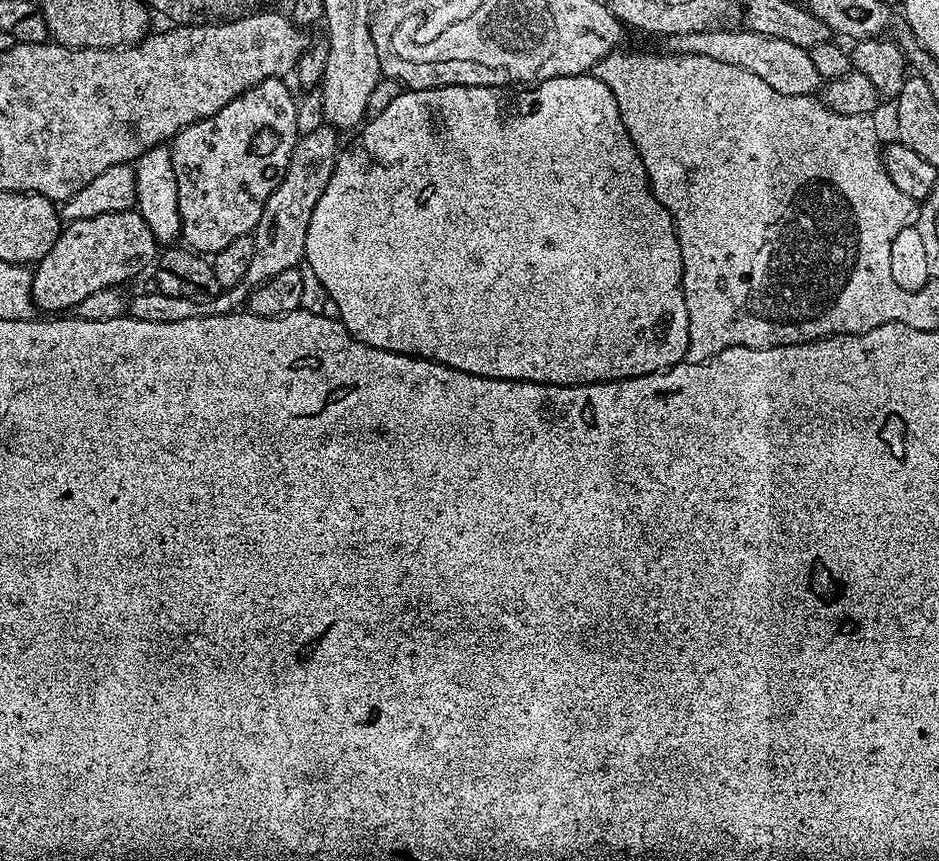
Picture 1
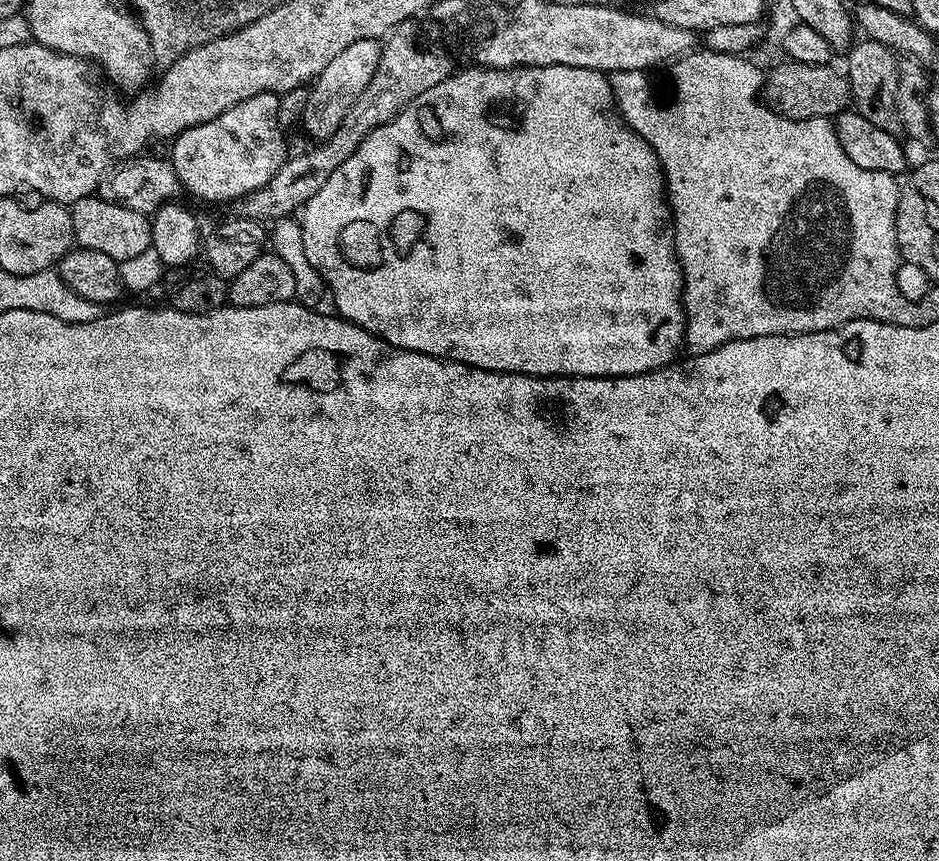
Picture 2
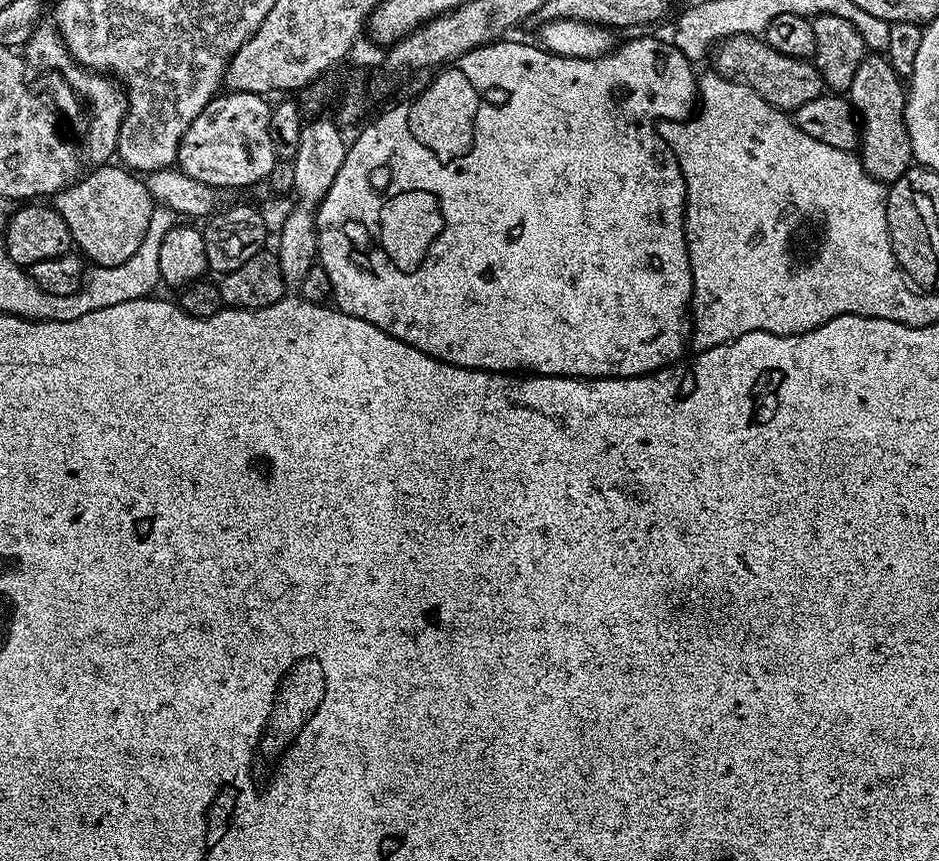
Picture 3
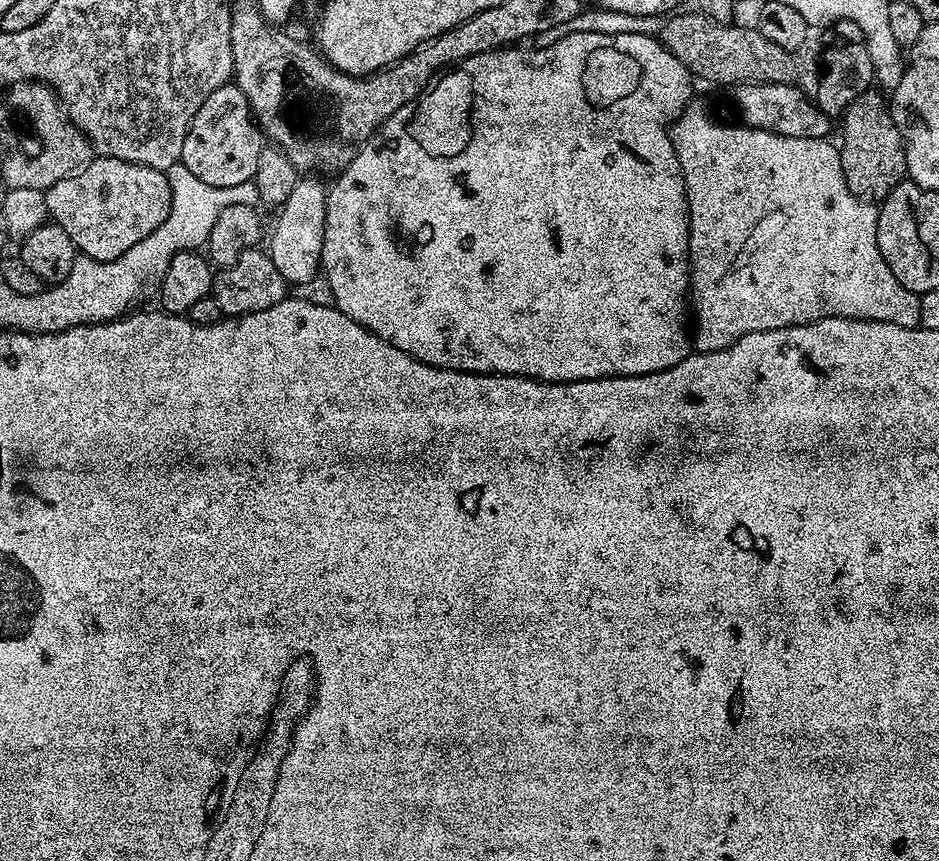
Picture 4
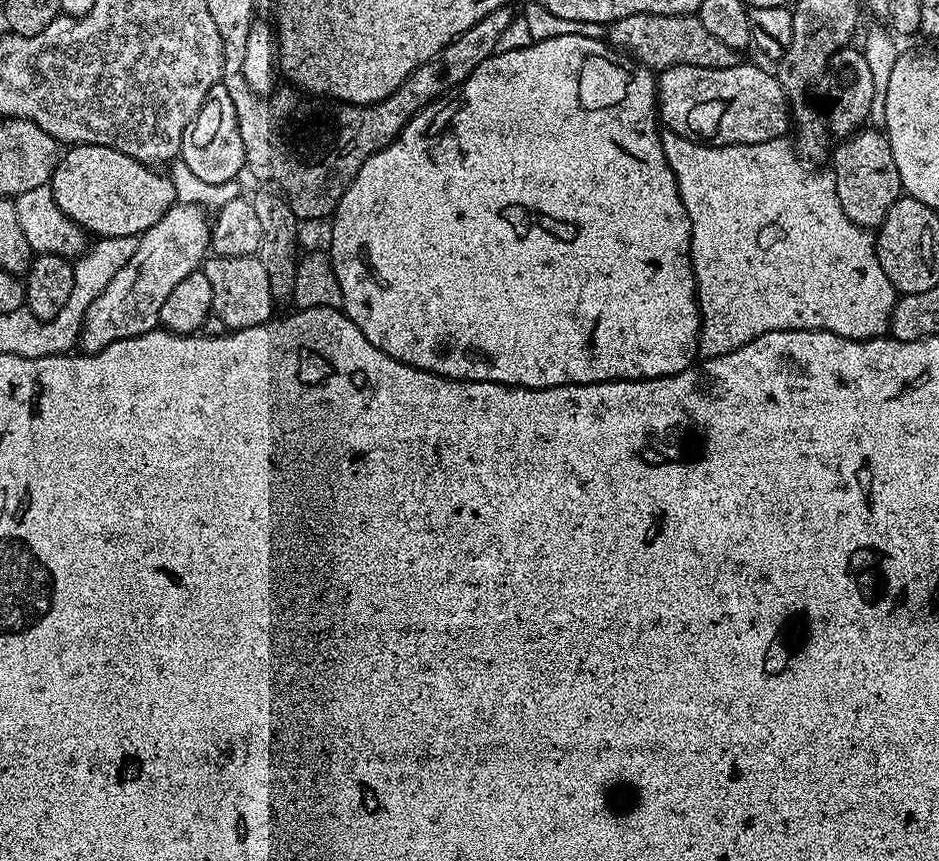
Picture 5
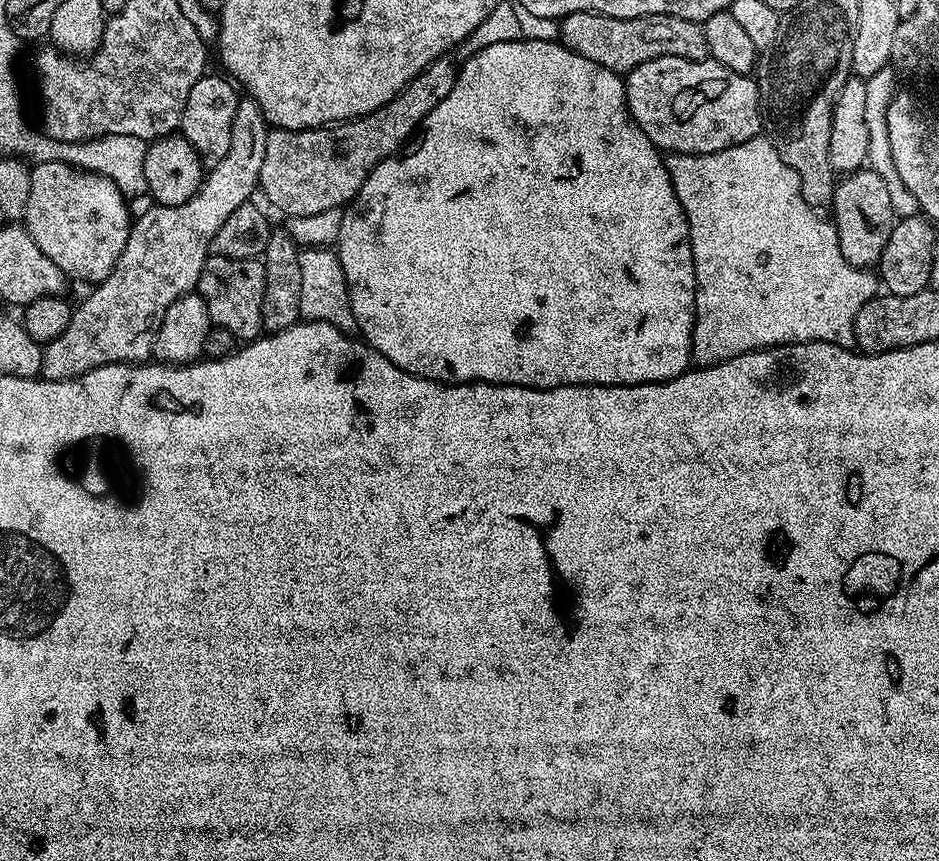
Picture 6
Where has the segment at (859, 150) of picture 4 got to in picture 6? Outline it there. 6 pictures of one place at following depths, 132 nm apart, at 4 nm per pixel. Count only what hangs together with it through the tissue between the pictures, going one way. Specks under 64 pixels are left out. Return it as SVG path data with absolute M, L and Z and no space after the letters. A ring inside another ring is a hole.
M868 166L861 168L858 172L847 173L832 190L830 216L836 225L838 246L842 246L842 258L846 258L846 262L850 262L850 266L865 270L879 265L882 250L886 242L890 242L890 234L898 219L894 206L890 202L890 190L886 190L886 182L881 176Z

